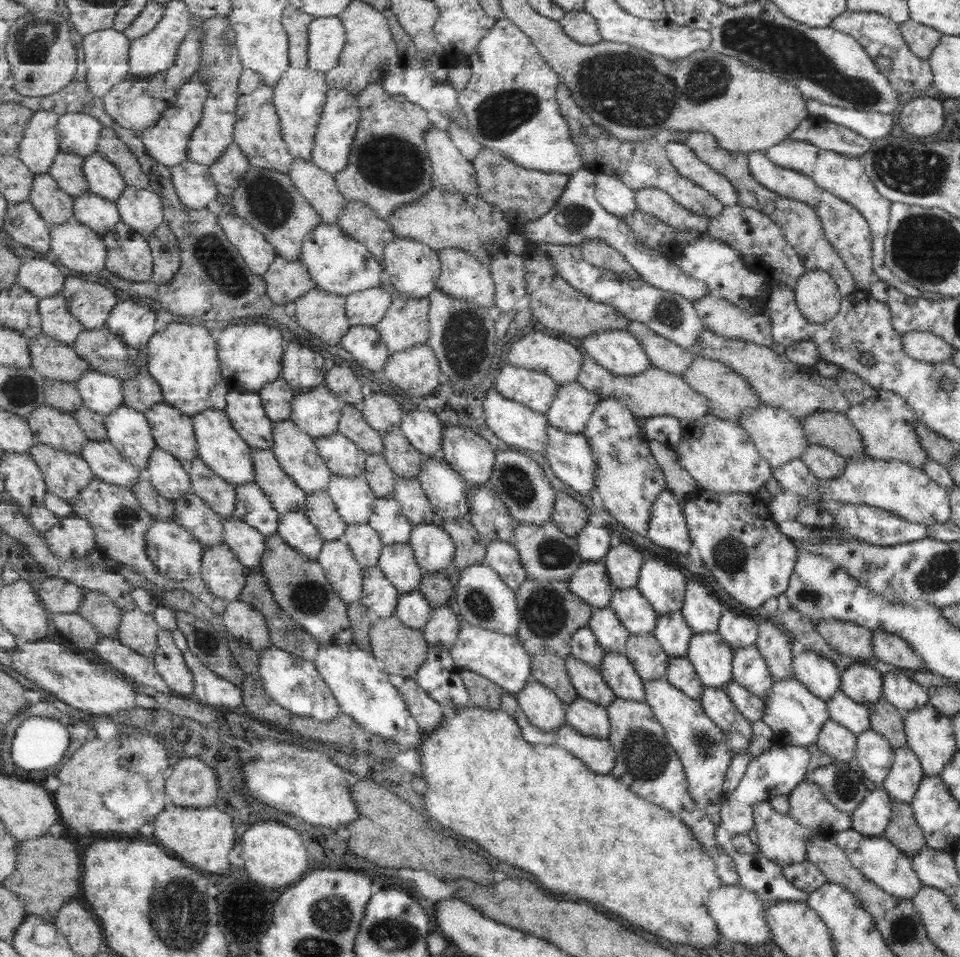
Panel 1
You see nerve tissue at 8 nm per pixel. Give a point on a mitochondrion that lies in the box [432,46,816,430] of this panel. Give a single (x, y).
(631, 91)

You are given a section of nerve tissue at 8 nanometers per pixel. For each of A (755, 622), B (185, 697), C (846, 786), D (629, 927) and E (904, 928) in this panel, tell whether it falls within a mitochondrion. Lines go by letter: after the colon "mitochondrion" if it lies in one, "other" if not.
A: other
B: other
C: mitochondrion
D: other
E: mitochondrion

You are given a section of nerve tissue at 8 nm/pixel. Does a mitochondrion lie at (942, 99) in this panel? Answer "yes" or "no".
no

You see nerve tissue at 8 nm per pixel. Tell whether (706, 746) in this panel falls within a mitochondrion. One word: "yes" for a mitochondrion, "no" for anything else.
yes

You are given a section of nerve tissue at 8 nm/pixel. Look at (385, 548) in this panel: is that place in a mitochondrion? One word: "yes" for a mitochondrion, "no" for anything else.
no

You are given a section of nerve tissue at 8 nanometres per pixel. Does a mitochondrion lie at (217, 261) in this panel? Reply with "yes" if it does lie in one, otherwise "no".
yes

